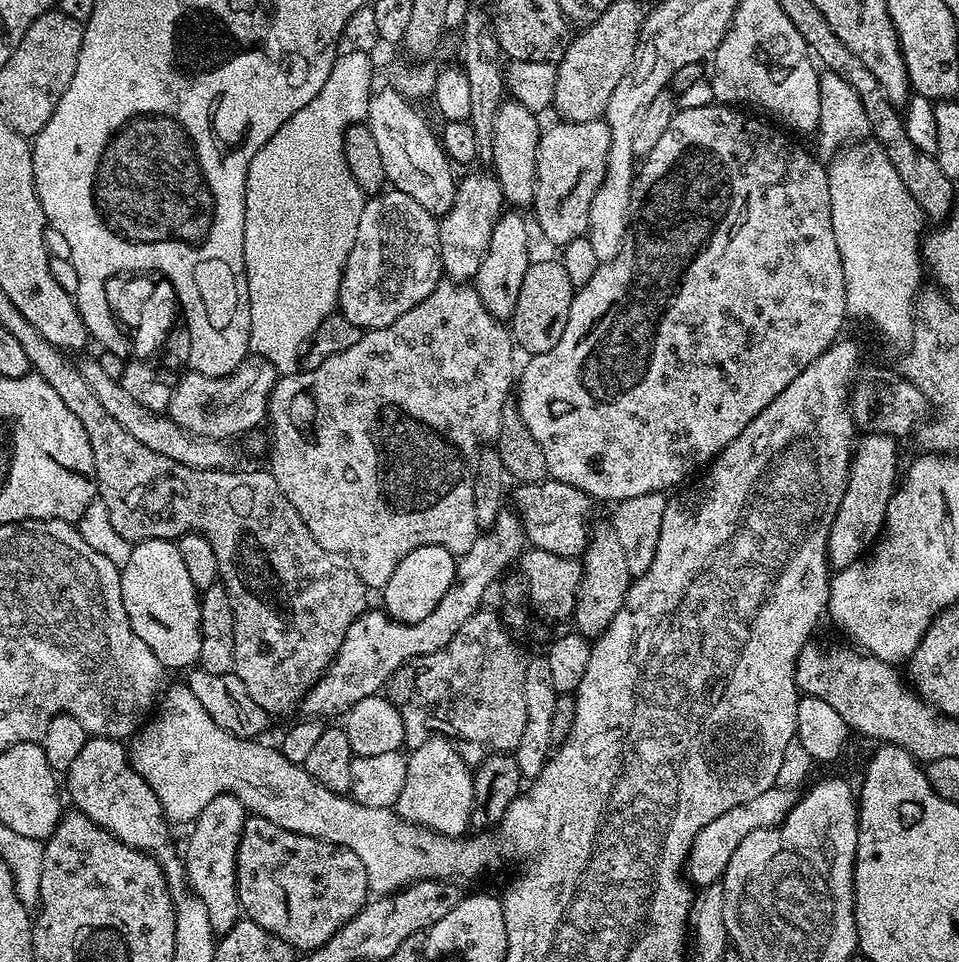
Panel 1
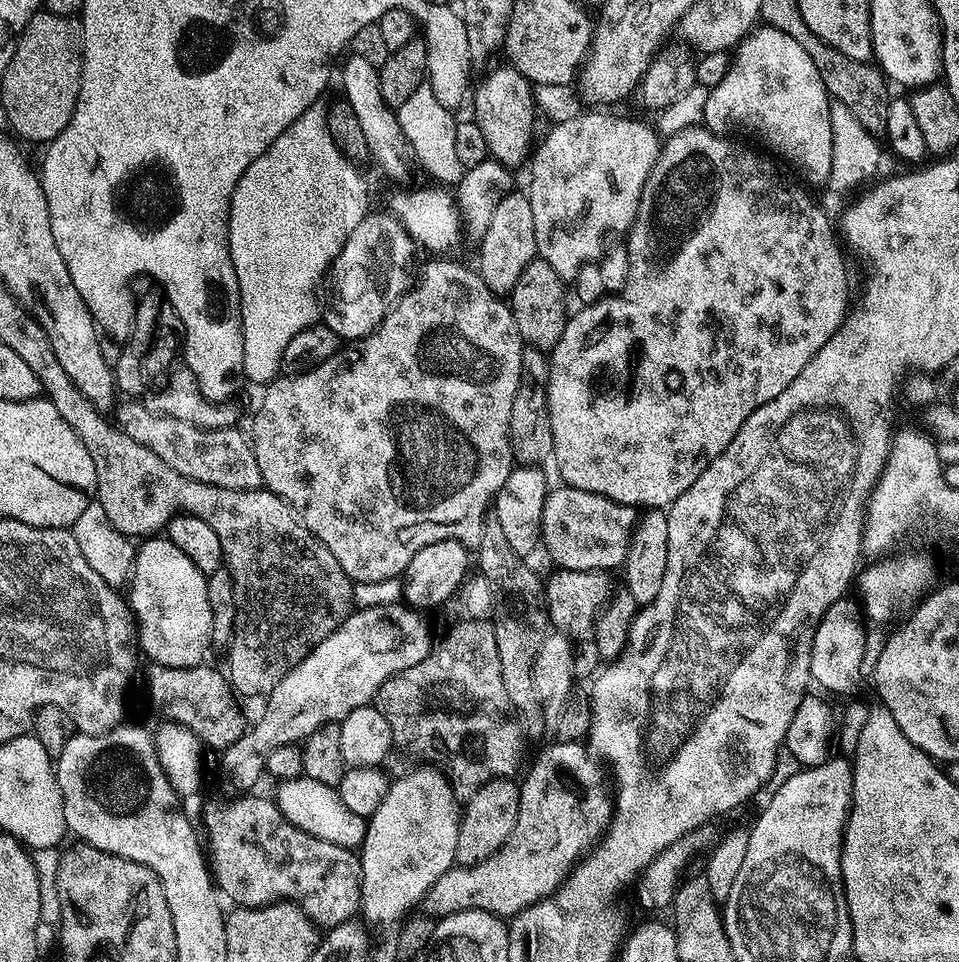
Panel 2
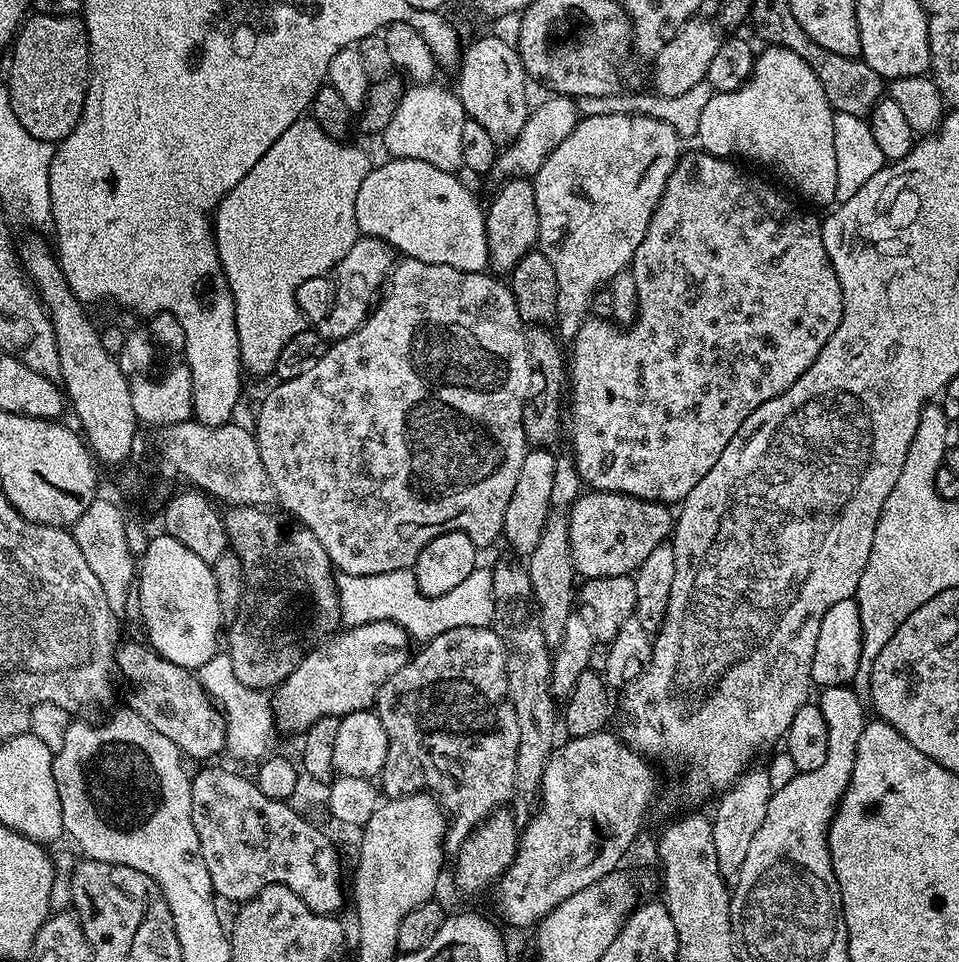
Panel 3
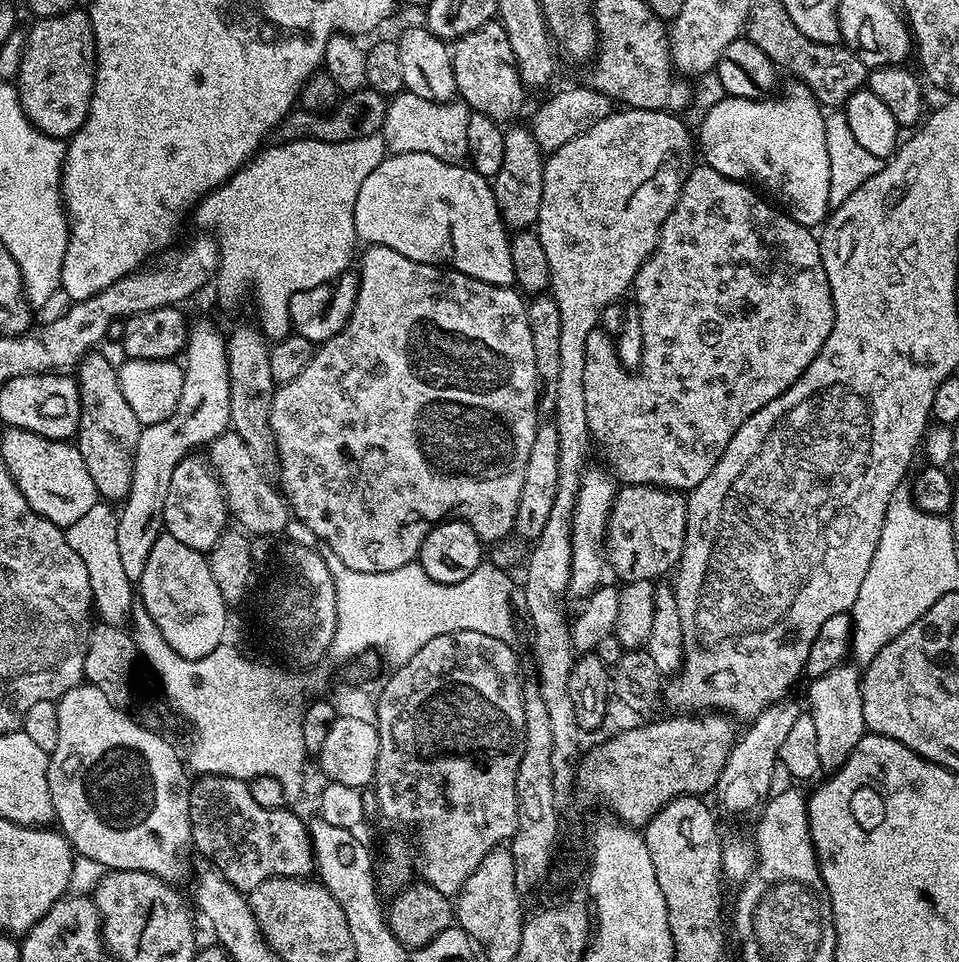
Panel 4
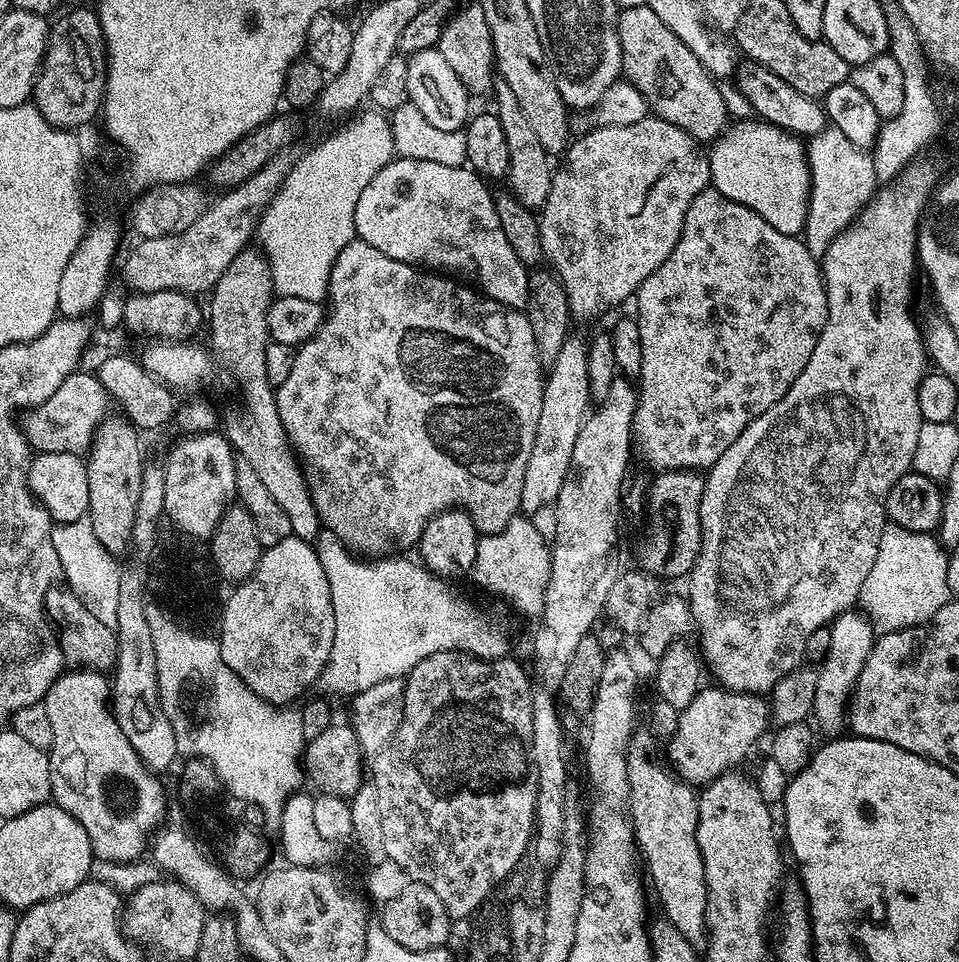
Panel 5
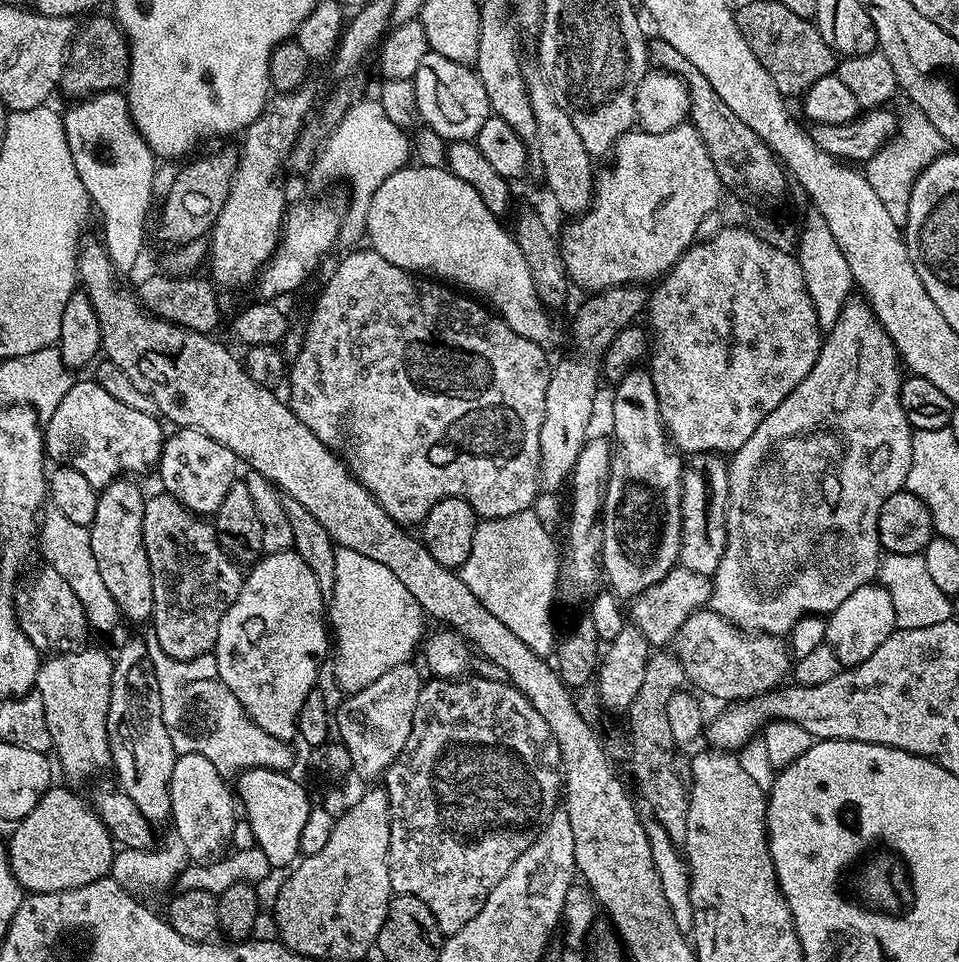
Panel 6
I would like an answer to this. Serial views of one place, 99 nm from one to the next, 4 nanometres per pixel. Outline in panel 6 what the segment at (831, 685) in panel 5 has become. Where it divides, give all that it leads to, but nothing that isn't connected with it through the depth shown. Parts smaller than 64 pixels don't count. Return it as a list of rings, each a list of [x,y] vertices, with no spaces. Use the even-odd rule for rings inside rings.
[[[879,582],[858,586],[858,590],[854,590],[854,594],[850,594],[850,598],[846,598],[846,602],[842,602],[842,606],[838,606],[838,610],[834,610],[827,617],[826,623],[826,643],[832,647],[834,654],[838,654],[841,666],[860,664],[866,658],[870,658],[870,654],[874,654],[874,650],[878,650],[878,646],[882,646],[882,642],[886,642],[886,638],[890,638],[890,634],[897,629],[894,602],[890,602],[890,594]]]

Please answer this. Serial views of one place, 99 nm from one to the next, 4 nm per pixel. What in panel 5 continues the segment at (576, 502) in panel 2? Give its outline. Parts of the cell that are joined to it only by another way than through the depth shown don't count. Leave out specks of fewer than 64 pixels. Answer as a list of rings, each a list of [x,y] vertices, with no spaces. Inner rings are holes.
[[[681,470],[678,472],[660,472],[652,480],[652,489],[646,492],[646,512],[648,508],[648,541],[640,552],[639,567],[645,572],[651,572],[657,578],[665,581],[687,577],[700,553],[702,542],[702,526],[700,525],[700,503],[704,490],[704,476],[696,470]]]

